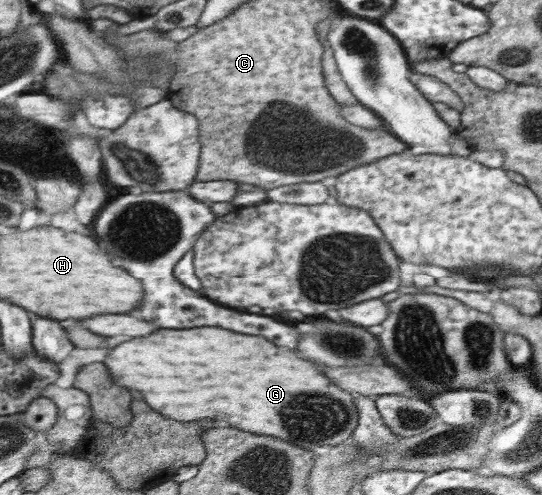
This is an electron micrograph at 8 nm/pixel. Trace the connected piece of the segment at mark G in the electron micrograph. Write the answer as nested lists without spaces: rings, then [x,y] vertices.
[[[223,328],[157,330],[145,338],[131,338],[129,342],[117,344],[109,350],[103,364],[109,364],[109,372],[117,376],[117,384],[137,390],[145,400],[149,400],[149,406],[166,419],[189,422],[217,418],[225,420],[233,428],[251,434],[275,436],[291,442],[292,446],[313,452],[324,446],[340,450],[357,427],[358,410],[352,393],[333,384],[311,362],[299,358],[293,350],[279,348],[261,336],[241,336]]]

